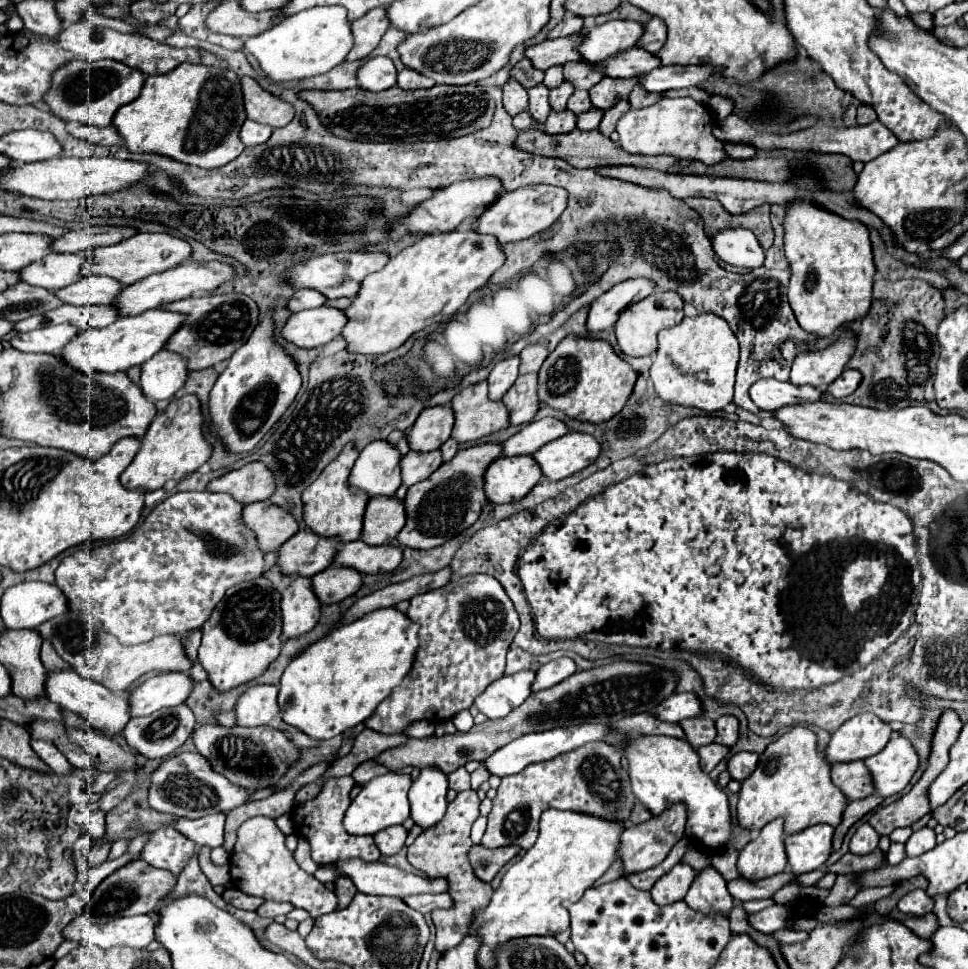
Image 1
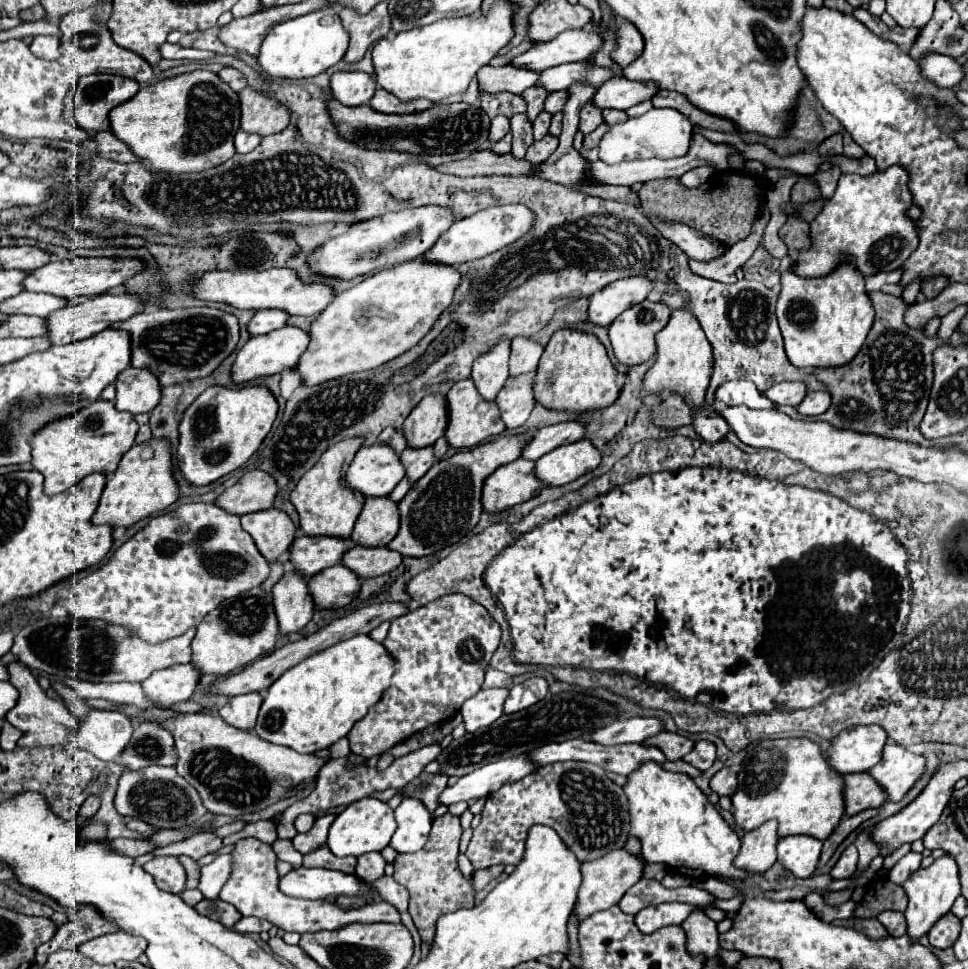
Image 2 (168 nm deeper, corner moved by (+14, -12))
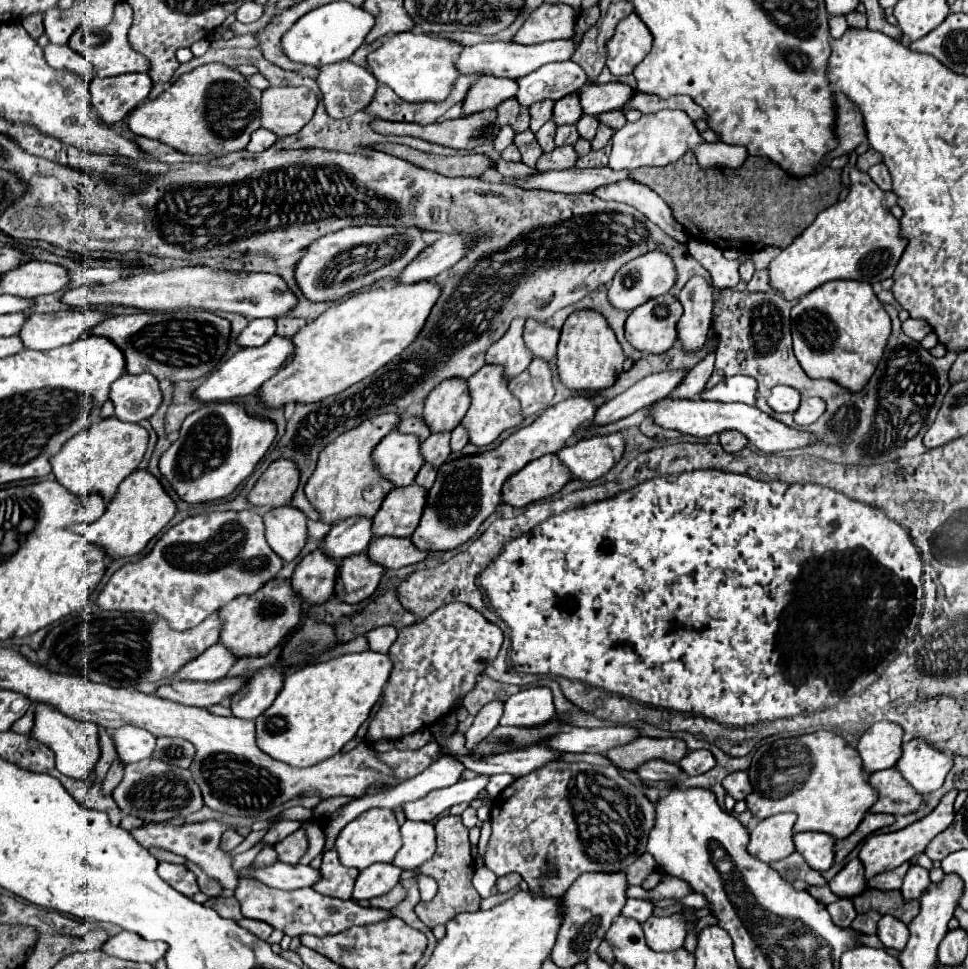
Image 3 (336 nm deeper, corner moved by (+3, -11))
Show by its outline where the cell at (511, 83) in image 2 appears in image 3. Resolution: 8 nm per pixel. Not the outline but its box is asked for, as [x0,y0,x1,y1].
[462,78,516,116]

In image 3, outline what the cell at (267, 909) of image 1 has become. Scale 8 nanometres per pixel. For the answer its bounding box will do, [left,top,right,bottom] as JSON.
[238,918,272,940]

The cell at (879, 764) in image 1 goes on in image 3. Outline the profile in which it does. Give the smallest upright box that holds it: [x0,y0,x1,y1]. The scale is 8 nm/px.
[896,738,952,794]

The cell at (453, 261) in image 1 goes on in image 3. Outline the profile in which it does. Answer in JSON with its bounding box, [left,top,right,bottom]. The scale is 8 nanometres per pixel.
[258,282,440,408]

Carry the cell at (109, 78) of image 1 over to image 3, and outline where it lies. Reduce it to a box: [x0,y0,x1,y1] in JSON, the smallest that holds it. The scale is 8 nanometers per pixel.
[90,74,152,124]

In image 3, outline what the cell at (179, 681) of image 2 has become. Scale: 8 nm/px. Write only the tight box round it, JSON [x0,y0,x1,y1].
[180,644,236,682]

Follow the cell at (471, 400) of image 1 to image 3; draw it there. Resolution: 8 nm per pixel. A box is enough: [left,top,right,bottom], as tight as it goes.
[462,364,524,446]

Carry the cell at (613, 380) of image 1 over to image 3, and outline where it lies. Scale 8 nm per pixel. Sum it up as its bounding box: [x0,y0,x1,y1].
[558,310,624,392]

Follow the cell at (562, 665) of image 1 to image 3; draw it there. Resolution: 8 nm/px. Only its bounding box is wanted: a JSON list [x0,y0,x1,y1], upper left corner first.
[500,688,556,728]

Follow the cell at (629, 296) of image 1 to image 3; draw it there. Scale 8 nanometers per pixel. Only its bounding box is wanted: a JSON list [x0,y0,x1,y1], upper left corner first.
[608,250,676,310]

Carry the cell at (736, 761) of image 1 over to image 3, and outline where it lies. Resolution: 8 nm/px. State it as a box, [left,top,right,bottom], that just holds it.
[722,772,752,800]

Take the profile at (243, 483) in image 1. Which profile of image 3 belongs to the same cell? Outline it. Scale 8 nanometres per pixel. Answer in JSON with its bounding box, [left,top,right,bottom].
[248,460,300,506]

